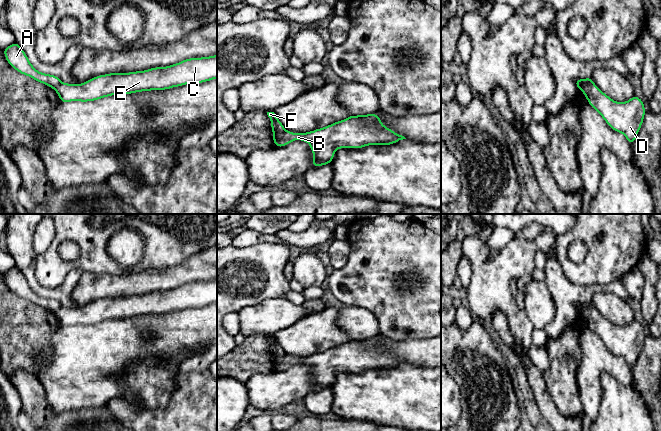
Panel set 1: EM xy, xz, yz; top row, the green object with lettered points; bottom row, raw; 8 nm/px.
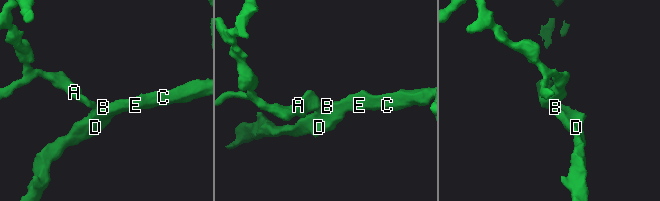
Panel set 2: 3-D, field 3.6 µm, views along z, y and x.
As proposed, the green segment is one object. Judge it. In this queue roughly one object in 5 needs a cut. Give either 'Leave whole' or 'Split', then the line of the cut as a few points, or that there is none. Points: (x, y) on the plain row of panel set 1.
Split. Split along xz (285, 354), (275, 369)

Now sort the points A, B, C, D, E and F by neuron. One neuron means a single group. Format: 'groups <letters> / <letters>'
groups A F / B C D E

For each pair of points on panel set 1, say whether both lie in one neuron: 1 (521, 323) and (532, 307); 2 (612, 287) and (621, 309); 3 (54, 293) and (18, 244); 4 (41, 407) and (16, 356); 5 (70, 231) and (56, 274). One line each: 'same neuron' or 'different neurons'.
1: different neurons
2: different neurons
3: same neuron
4: different neurons
5: same neuron

